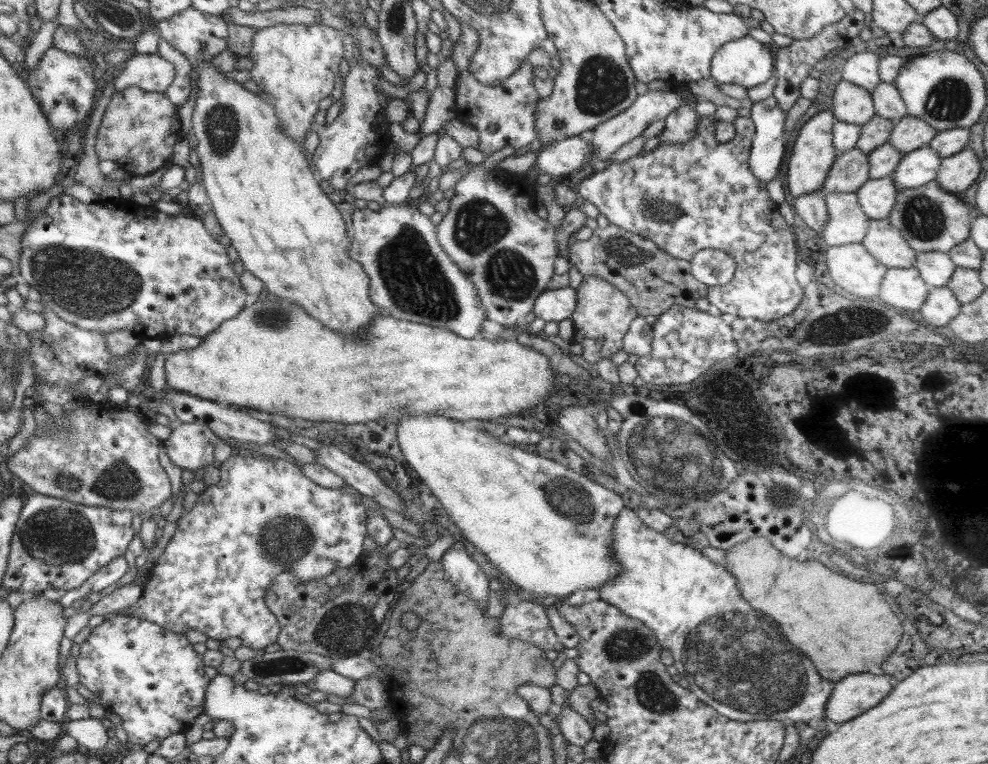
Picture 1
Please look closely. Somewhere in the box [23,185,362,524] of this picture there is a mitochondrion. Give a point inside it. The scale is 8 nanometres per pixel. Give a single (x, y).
(88, 283)

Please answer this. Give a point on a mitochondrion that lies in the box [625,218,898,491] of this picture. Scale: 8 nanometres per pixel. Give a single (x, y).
(833, 321)

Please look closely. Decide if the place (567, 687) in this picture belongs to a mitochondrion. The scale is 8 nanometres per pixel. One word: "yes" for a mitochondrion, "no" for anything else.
no

